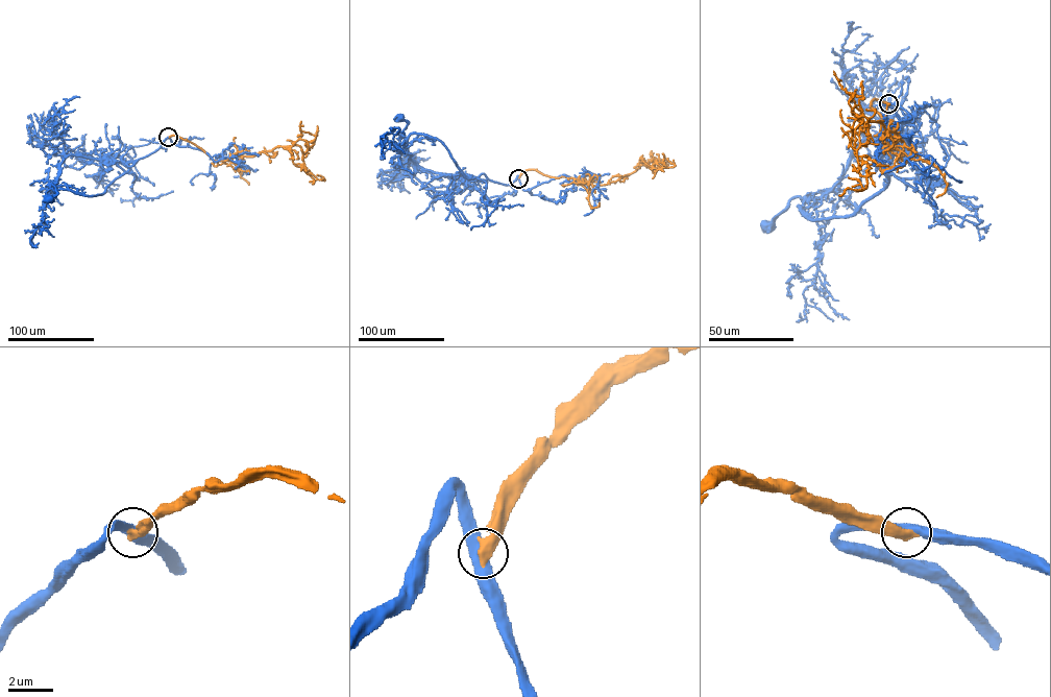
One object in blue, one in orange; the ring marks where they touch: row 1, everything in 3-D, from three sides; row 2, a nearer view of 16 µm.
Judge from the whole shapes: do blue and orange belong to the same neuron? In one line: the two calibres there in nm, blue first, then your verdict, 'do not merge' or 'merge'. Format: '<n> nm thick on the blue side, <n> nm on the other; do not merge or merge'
480 nm thick on the blue side, 500 nm on the other; do not merge

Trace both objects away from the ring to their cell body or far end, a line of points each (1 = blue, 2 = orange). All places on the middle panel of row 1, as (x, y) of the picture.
1: (518, 178), (467, 177), (437, 139), (407, 140), (399, 117)
2: (518, 178), (534, 169), (604, 185), (641, 165), (674, 167), (667, 158)

